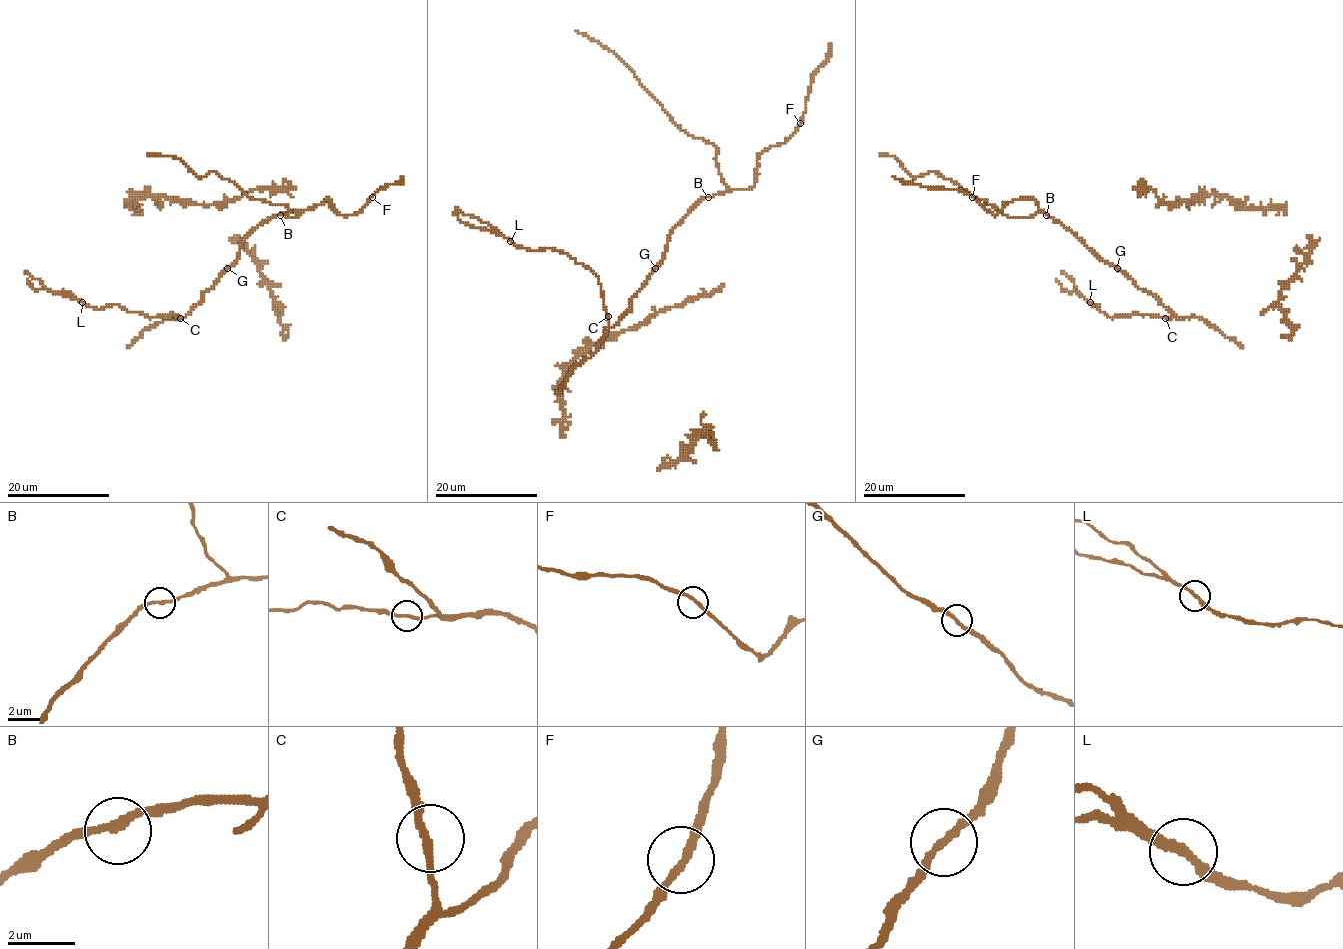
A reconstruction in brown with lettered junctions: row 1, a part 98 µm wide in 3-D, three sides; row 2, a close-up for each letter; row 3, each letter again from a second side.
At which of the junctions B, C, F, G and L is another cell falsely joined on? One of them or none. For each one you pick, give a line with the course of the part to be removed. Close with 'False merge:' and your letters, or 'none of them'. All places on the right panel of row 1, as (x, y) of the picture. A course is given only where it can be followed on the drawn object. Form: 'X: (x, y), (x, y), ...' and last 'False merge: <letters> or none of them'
L: (1090, 302), (1078, 292), (1063, 289), (1057, 279)
False merge: L

